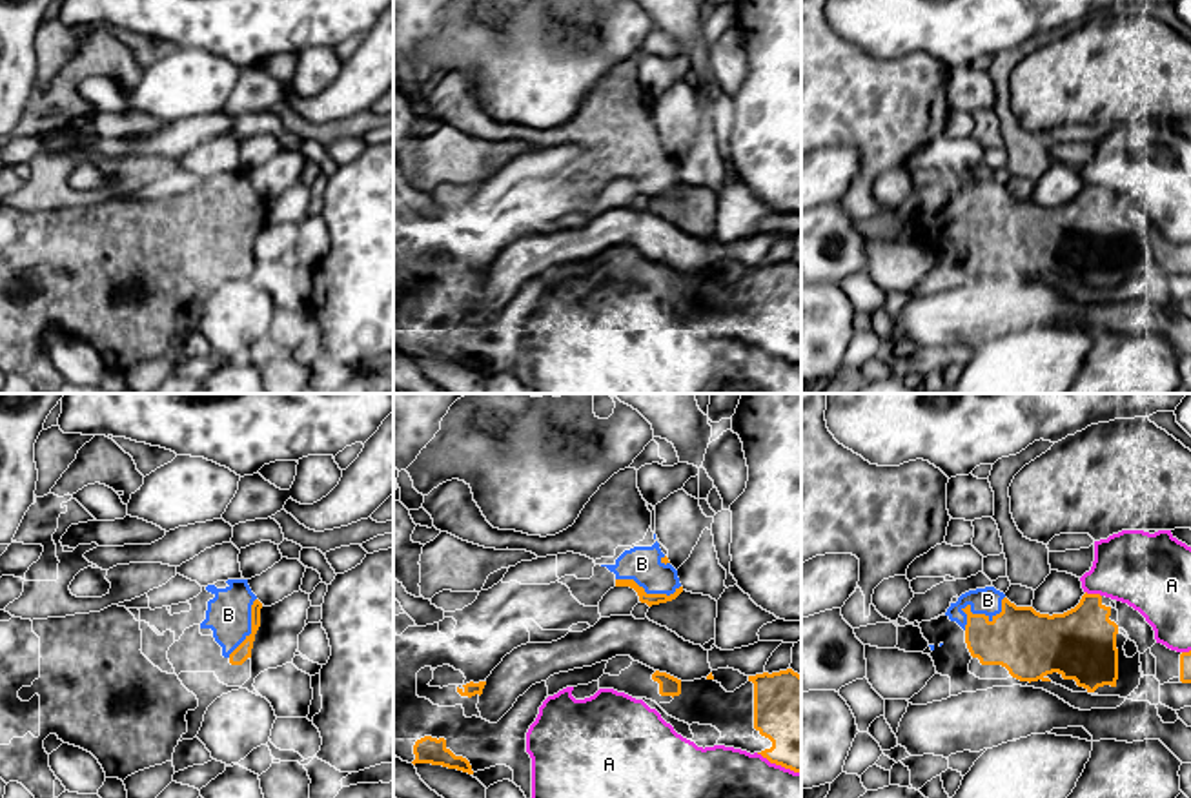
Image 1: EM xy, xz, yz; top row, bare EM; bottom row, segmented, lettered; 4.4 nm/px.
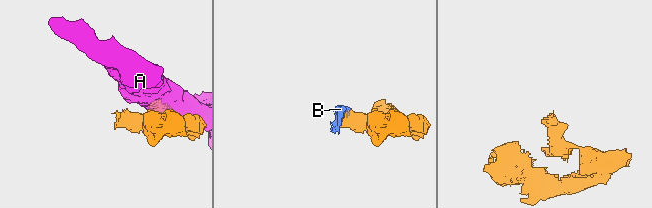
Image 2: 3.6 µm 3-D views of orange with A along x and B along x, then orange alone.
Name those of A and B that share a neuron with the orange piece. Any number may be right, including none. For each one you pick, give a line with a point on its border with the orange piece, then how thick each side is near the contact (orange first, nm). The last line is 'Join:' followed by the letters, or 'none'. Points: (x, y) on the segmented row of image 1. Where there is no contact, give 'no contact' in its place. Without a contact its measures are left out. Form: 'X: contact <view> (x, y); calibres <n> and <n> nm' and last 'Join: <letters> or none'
B: contact yz (978, 614); calibres 280 and 120 nm
Join: B

